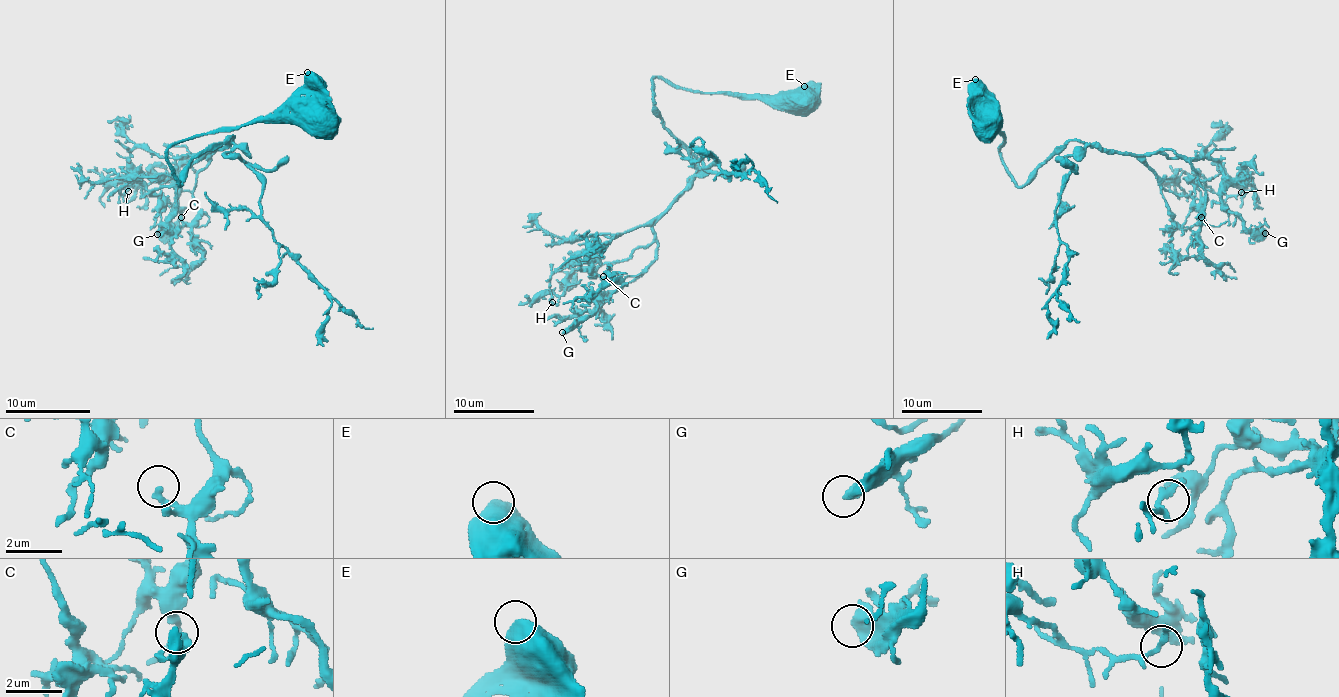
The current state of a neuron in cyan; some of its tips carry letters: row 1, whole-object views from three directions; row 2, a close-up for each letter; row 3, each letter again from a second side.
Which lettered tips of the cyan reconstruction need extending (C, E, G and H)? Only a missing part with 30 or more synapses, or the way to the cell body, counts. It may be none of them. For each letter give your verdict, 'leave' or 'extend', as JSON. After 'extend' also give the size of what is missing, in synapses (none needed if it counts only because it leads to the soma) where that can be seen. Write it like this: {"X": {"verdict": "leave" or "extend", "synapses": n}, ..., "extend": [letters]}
{"C": {"verdict": "leave"}, "E": {"verdict": "leave"}, "G": {"verdict": "leave"}, "H": {"verdict": "leave"}, "extend": []}

